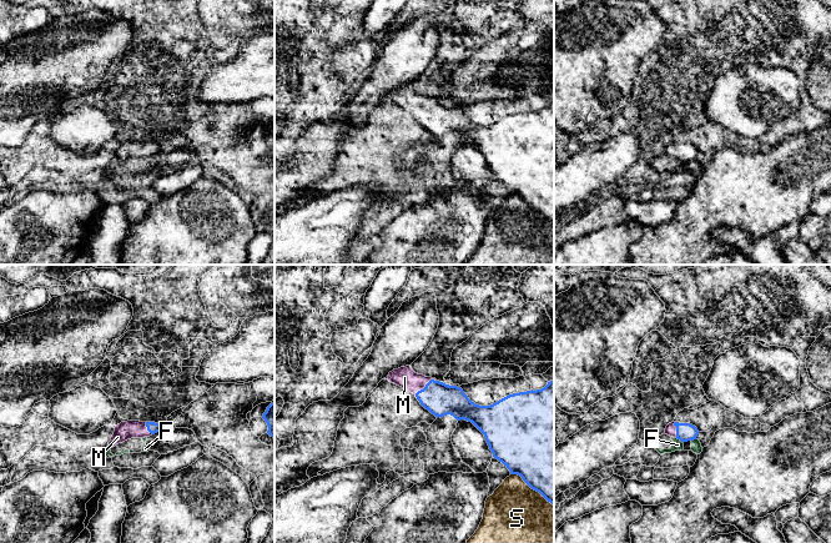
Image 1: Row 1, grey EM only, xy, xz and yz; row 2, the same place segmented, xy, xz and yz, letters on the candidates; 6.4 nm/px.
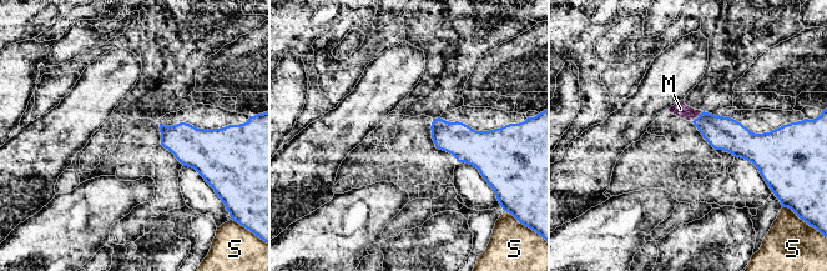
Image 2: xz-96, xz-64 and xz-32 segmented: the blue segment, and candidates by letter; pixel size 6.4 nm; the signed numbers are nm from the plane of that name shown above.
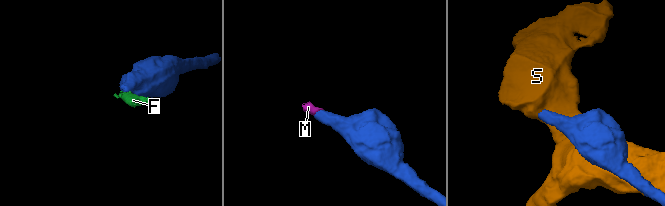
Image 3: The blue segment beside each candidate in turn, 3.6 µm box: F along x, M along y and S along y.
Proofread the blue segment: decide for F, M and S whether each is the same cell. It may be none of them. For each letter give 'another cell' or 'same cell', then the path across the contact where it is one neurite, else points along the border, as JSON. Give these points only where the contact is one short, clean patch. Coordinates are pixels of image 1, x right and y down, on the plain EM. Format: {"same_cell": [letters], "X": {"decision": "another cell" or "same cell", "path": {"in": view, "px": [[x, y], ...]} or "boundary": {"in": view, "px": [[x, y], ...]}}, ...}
{"same_cell": ["M"], "F": {"decision": "another cell", "boundary": {"in": "yz", "px": [[676, 157], [681, 162]]}}, "M": {"decision": "same cell", "path": {"in": "xz", "px": [[439, 119], [426, 106], [417, 105], [404, 97]]}}, "S": {"decision": "another cell"}}

